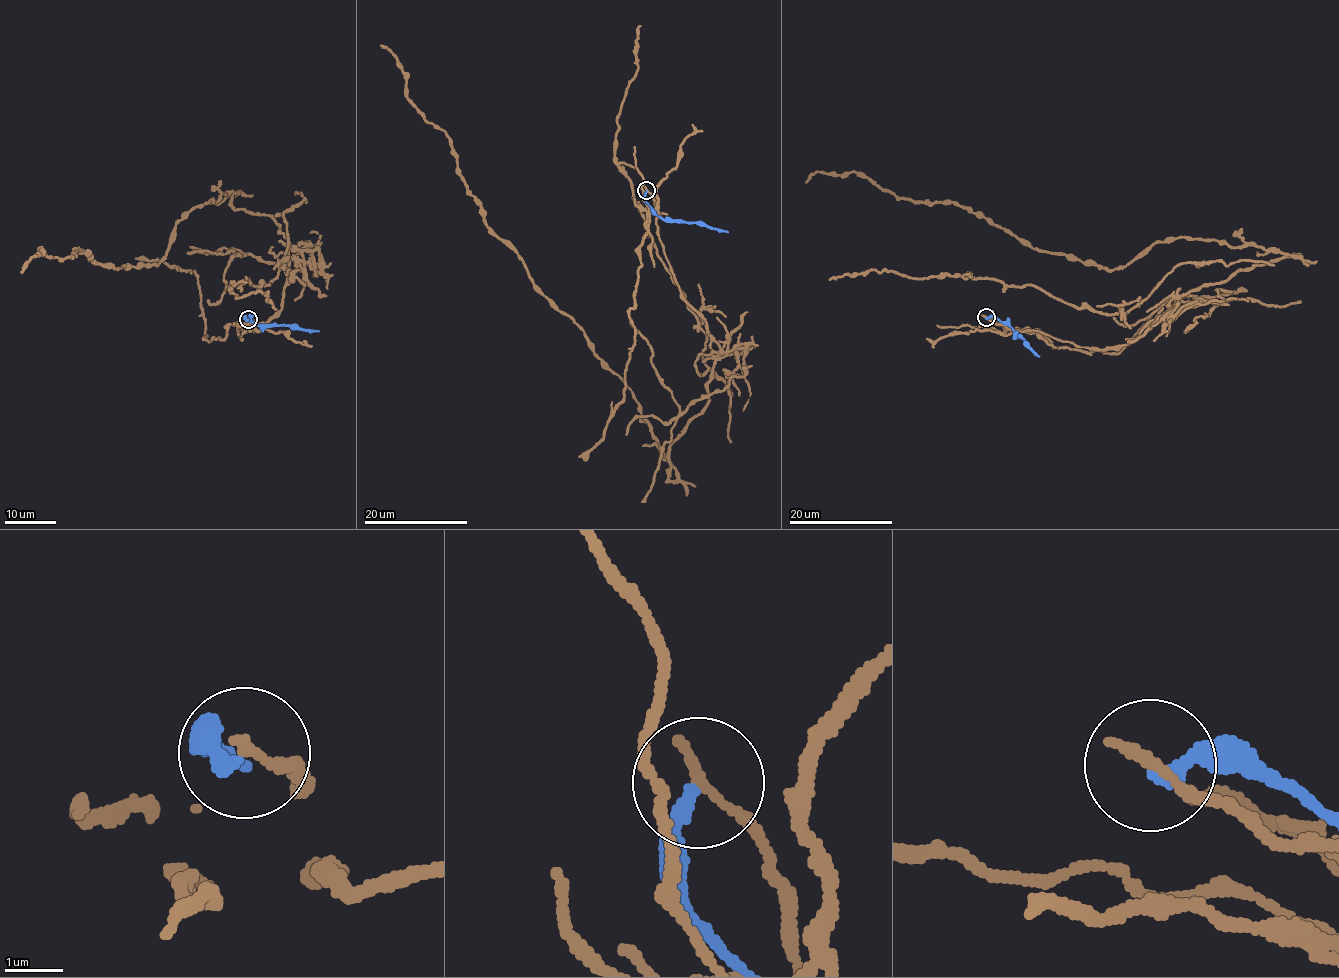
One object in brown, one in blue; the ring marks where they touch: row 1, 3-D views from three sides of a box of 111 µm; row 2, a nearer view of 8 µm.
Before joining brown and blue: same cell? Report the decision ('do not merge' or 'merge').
do not merge

